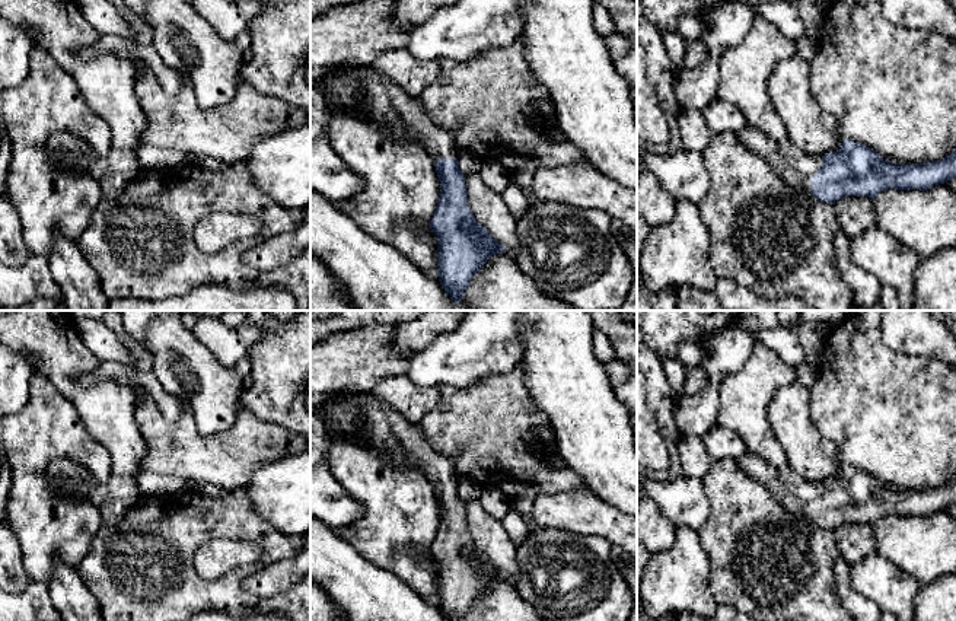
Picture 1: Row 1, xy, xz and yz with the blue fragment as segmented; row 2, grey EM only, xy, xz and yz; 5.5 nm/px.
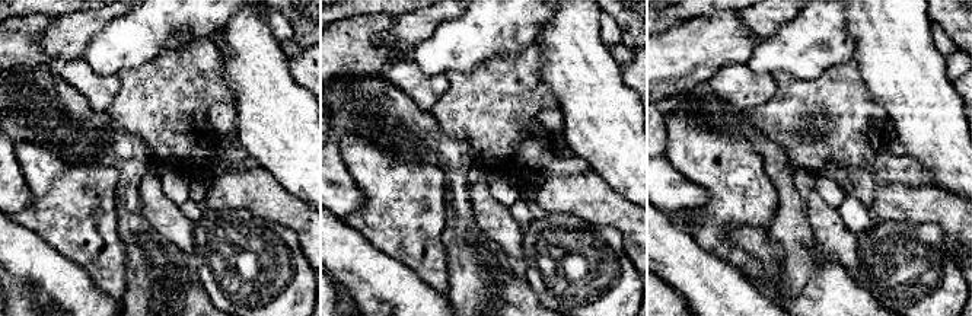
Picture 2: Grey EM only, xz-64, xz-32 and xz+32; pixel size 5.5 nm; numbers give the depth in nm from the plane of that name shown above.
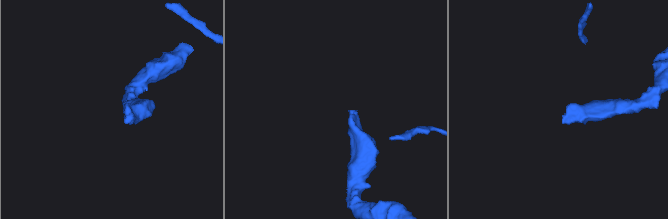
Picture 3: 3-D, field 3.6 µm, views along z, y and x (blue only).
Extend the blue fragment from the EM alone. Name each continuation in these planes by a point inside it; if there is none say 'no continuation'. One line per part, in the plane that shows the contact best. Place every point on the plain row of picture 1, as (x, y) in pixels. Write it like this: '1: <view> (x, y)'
1: yz (793, 491)

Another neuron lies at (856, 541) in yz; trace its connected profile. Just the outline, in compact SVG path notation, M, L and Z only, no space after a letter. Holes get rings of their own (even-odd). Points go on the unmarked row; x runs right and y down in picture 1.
M848 522L836 526L832 532L842 558L850 566L876 551L873 525Z

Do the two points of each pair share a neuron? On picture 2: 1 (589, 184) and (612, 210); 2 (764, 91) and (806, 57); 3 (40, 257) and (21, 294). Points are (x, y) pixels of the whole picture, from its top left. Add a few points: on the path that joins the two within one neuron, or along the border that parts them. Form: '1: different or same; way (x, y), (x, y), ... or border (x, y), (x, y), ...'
1: same; way (592, 190), (606, 204)
2: different; border (746, 63), (755, 72), (771, 74)
3: different; border (15, 277), (24, 281), (29, 290)

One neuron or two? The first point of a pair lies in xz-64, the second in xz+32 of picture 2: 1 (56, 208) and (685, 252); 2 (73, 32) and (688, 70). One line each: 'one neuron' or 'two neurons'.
1: two neurons
2: two neurons

